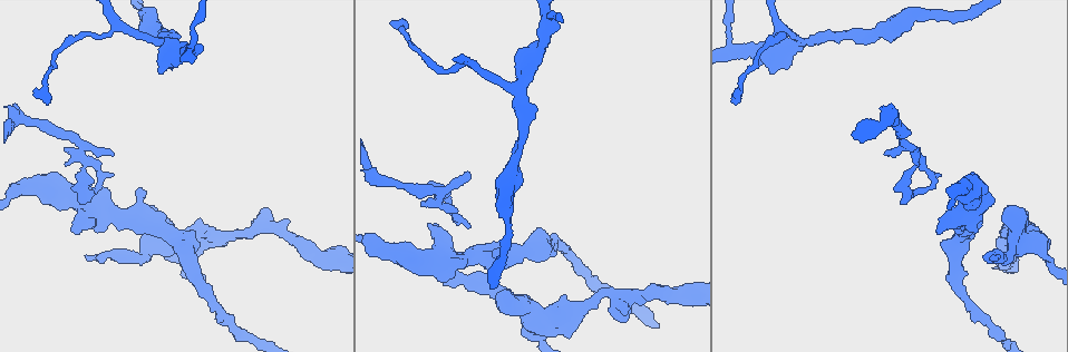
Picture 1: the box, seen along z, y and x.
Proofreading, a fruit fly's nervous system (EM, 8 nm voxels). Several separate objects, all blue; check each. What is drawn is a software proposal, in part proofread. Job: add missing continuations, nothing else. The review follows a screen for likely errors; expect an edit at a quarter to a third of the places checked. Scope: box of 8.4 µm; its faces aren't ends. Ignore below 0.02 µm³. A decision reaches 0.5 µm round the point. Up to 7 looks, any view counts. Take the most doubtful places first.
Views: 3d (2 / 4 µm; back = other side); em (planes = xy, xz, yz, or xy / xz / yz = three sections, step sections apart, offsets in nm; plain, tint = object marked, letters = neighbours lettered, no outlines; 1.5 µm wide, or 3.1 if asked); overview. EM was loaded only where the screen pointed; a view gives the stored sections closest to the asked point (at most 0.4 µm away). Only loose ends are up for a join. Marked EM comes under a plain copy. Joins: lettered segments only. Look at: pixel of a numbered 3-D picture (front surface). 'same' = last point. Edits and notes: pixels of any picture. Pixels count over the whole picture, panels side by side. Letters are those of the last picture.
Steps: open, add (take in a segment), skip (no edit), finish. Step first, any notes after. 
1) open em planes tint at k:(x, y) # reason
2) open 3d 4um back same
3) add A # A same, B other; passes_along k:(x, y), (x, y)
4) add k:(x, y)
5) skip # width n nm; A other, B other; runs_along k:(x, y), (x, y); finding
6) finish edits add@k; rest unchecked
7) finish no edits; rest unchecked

open 3d 4um at 1:(443, 284) # free end

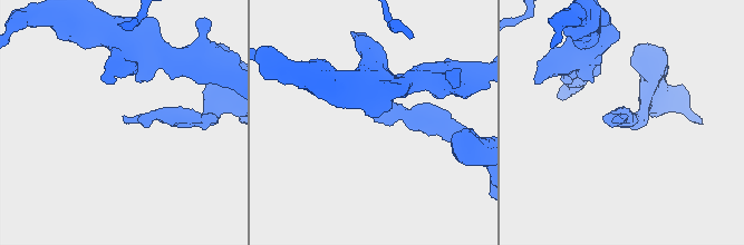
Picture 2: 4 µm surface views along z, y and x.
open em xy step 8 tint at 2:(622, 116)

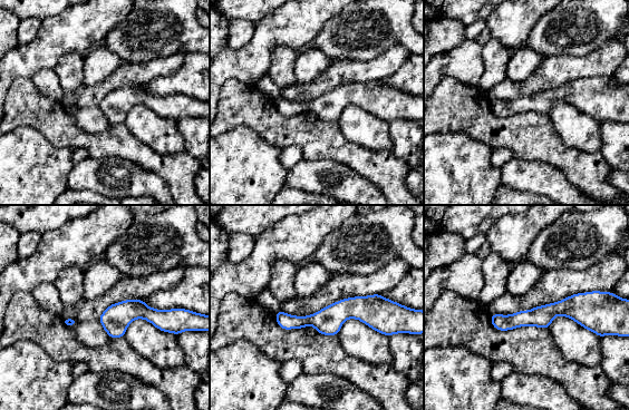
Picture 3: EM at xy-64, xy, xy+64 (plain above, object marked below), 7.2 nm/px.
open em planes letters same # another direction

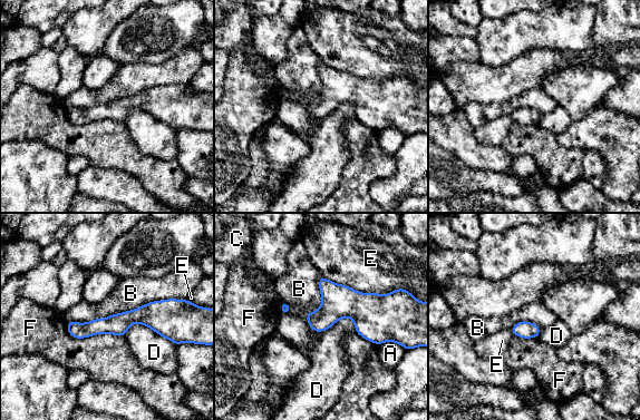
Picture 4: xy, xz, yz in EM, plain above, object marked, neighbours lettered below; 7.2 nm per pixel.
skip # width 160 nm; longest_contact B 650 nm; A other, B other, C other, D other, E other, F other; no lettered segment goes on from it

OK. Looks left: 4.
open 3d 4um at 1:(886, 153) # thin end

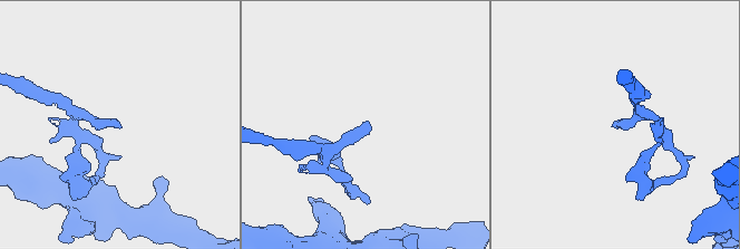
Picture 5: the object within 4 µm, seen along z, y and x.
open em planes letters at 5:(614, 125)

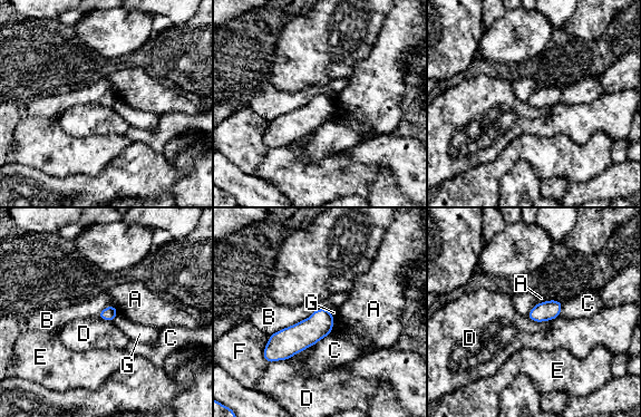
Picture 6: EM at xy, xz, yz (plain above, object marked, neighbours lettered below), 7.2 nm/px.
skip # longest_contact B 480 nm; A other, B other, C other, D other, E other, F other, G other; runs_along 6:(329, 314), (269, 357); none of them fits

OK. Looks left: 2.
open em xy step 8 letters at 1:(406, 22) # thin end

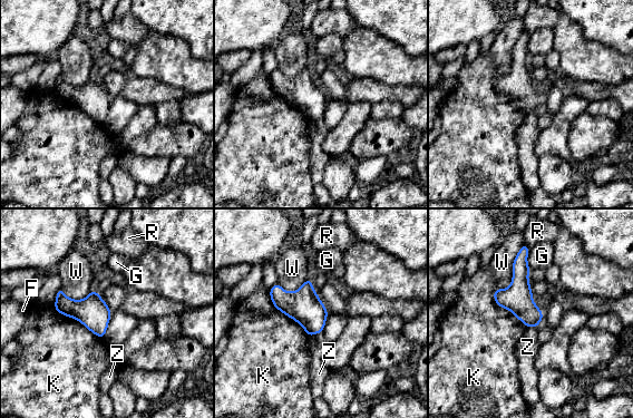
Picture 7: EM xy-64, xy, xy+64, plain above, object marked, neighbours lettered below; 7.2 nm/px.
skip # F other, G other, K other, R other, W other, Z other; border 7:(523, 243), (512, 281), (502, 289); no lettered segment goes on from it

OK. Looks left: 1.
finish no edits; rest unchecked

